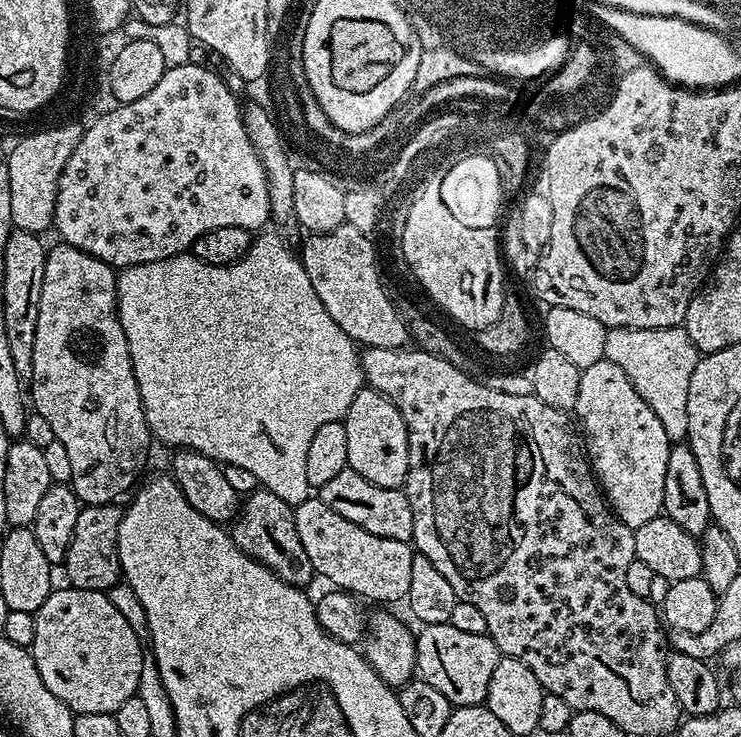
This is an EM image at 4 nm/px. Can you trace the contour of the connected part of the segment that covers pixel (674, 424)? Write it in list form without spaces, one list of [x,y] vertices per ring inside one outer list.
[[[683,326],[611,329],[606,334],[604,359],[614,362],[614,366],[622,366],[634,390],[638,390],[646,406],[658,414],[658,422],[662,422],[662,430],[666,430],[669,441],[687,441],[686,394],[690,394],[690,374],[694,374],[698,353]]]

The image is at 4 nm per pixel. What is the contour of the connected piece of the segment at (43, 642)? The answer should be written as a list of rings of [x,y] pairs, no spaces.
[[[71,586],[63,587],[57,587],[53,590],[46,598],[46,602],[42,602],[40,609],[34,613],[36,629],[34,630],[34,642],[30,651],[34,662],[38,666],[38,674],[42,674],[42,682],[46,682],[46,690],[50,690],[50,694],[54,694],[54,698],[61,700],[73,714],[106,714],[107,712],[114,714],[118,710],[118,706],[122,706],[122,702],[126,702],[126,698],[135,696],[140,691],[140,675],[142,674],[142,666],[144,665],[144,657],[146,655],[145,649],[140,649],[142,637],[134,634],[130,622],[126,622],[126,618],[122,618],[122,614],[118,614],[114,602],[110,602],[107,594]]]

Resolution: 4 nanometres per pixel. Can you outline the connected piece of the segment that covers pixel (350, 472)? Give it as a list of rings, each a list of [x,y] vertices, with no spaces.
[[[344,468],[342,474],[330,478],[326,486],[319,488],[318,499],[326,502],[330,510],[342,514],[342,518],[350,518],[350,522],[362,526],[362,530],[370,530],[370,534],[406,541],[411,541],[414,534],[414,514],[410,510],[407,494],[399,488],[374,486],[374,482],[362,478],[362,474],[352,468]]]

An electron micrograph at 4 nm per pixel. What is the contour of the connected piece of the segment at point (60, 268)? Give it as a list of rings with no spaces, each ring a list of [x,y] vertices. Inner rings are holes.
[[[63,242],[57,243],[57,248],[47,249],[46,270],[42,278],[42,299],[38,301],[38,326],[34,329],[34,362],[31,374],[28,377],[30,402],[33,411],[41,414],[42,418],[53,427],[55,440],[66,447],[66,454],[70,461],[70,486],[75,490],[76,497],[83,505],[102,505],[113,503],[120,494],[124,493],[136,480],[145,462],[152,435],[146,422],[144,407],[141,402],[141,394],[138,390],[137,378],[132,365],[130,346],[126,342],[126,330],[122,328],[120,316],[116,312],[116,277],[117,269],[111,264],[102,262],[89,252],[75,248]]]

